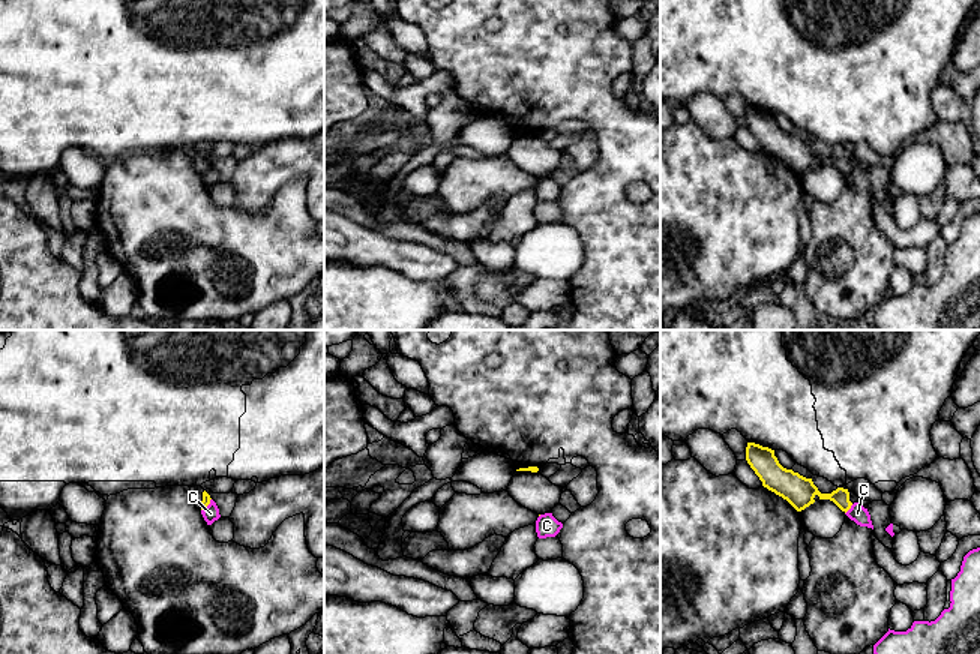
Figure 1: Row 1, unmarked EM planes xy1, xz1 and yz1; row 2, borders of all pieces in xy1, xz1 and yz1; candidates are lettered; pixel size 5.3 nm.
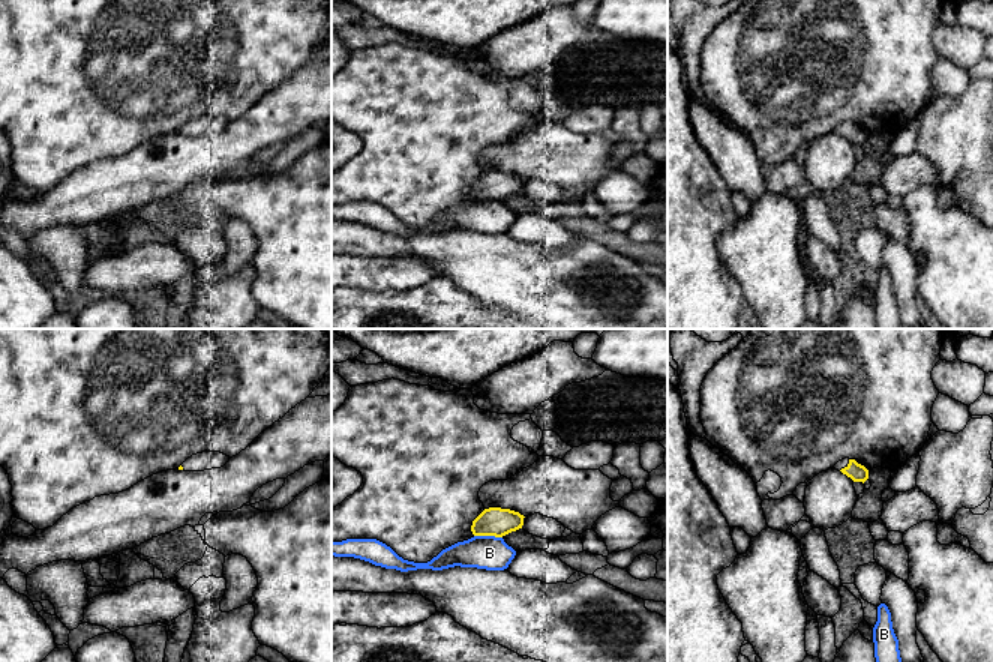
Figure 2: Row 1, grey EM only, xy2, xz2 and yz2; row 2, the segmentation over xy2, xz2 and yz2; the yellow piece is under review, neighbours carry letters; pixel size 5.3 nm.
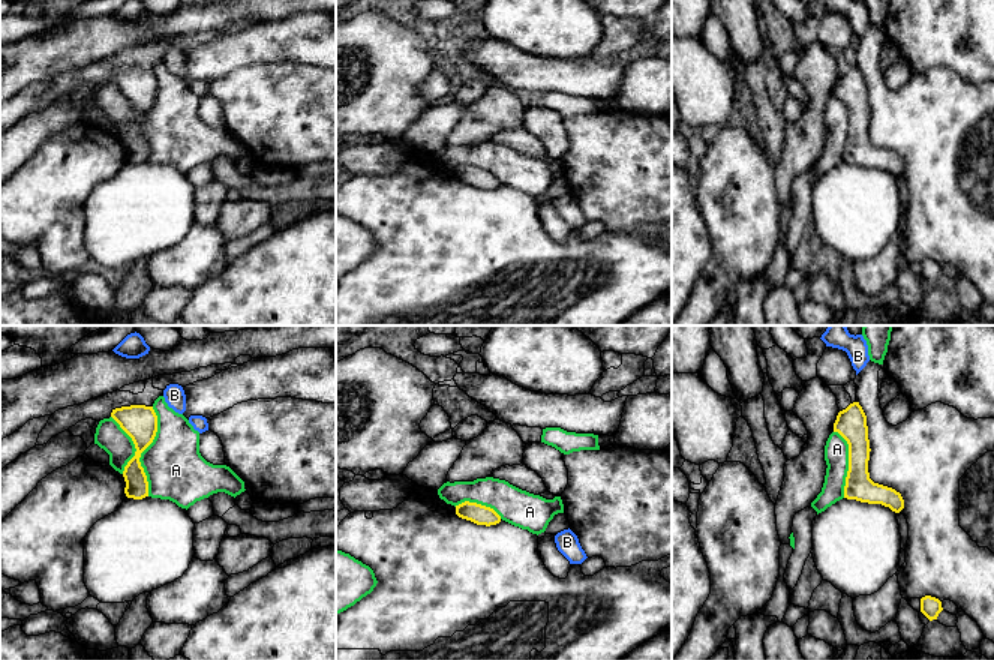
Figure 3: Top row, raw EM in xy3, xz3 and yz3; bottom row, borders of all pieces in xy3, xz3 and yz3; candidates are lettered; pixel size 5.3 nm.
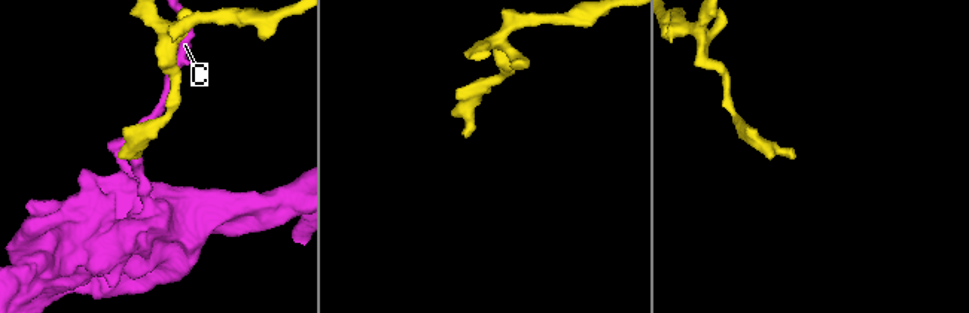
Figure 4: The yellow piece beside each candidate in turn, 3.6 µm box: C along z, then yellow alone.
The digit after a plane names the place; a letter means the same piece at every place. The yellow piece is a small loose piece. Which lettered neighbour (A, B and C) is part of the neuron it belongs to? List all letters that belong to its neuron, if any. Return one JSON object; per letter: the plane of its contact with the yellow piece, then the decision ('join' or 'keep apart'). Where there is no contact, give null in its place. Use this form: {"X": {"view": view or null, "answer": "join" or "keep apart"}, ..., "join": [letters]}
{"A": {"view": "xy3", "answer": "keep apart"}, "B": {"view": "xz2", "answer": "keep apart"}, "C": {"view": "yz1", "answer": "keep apart"}, "join": []}

